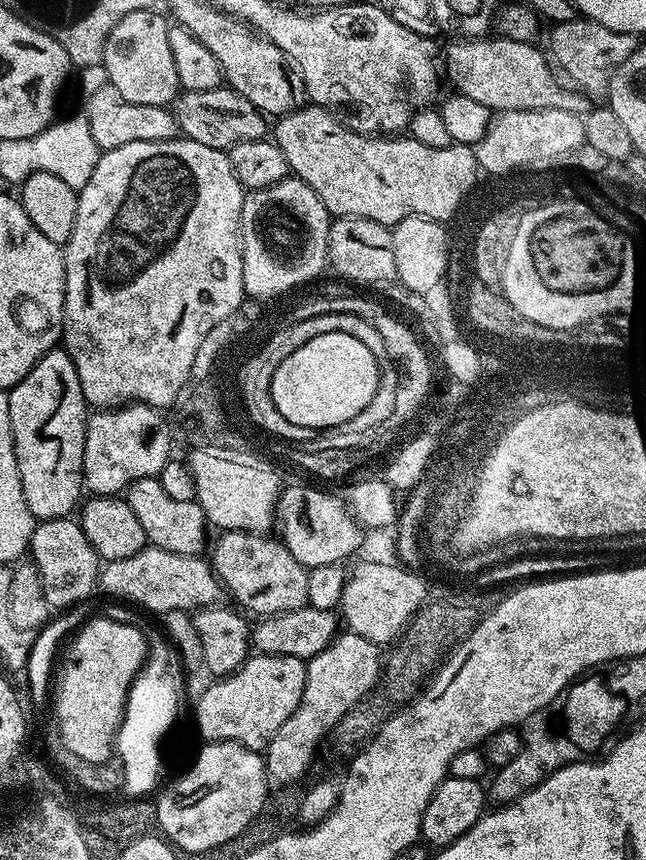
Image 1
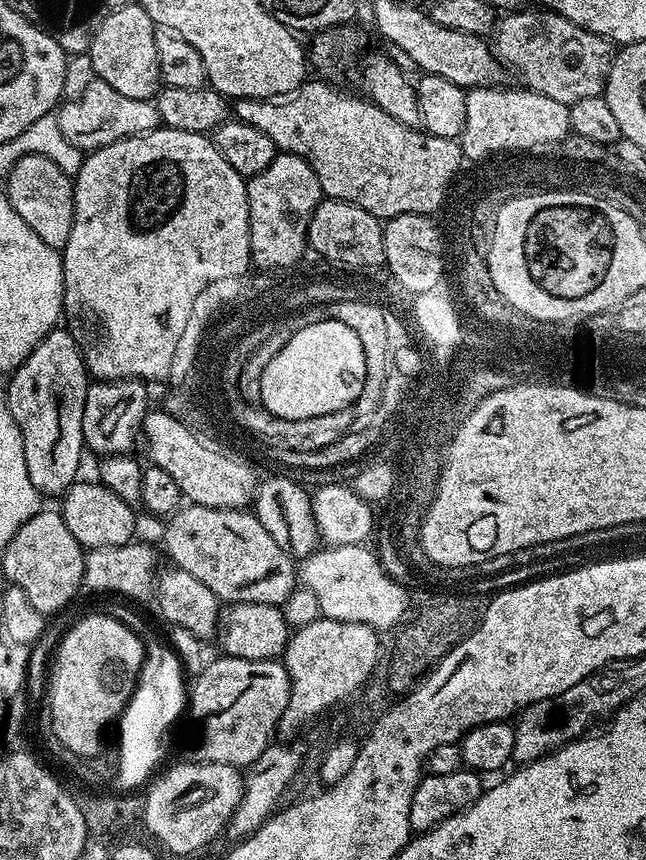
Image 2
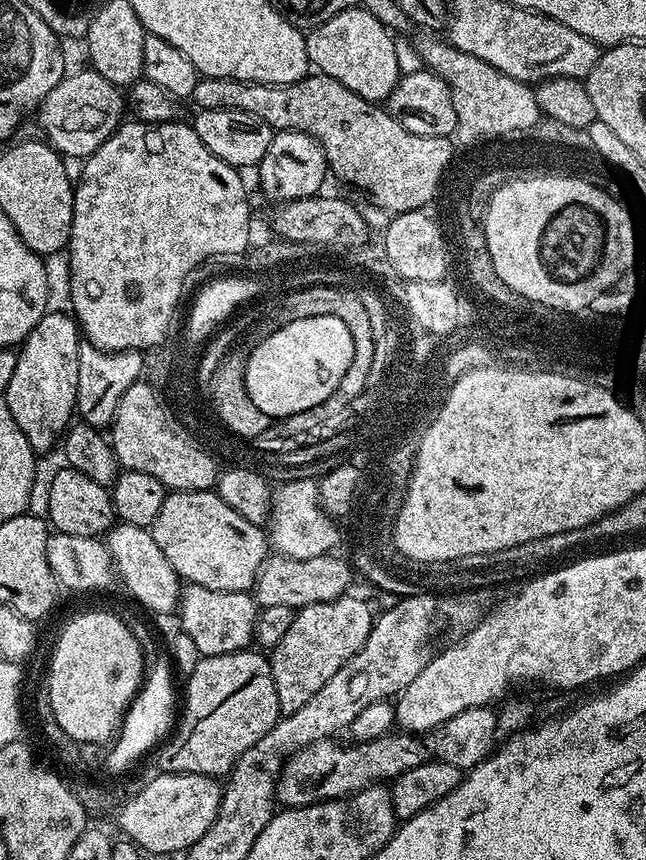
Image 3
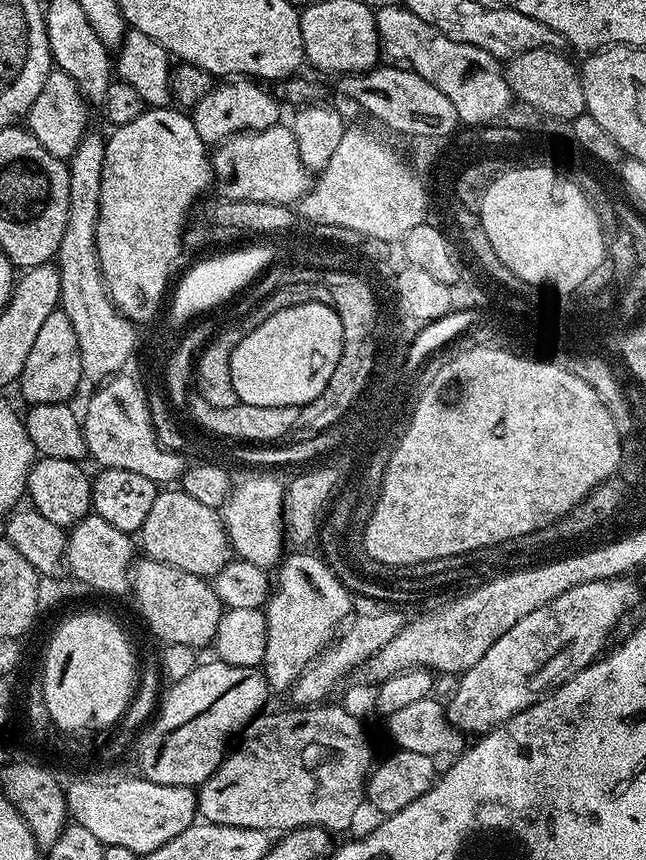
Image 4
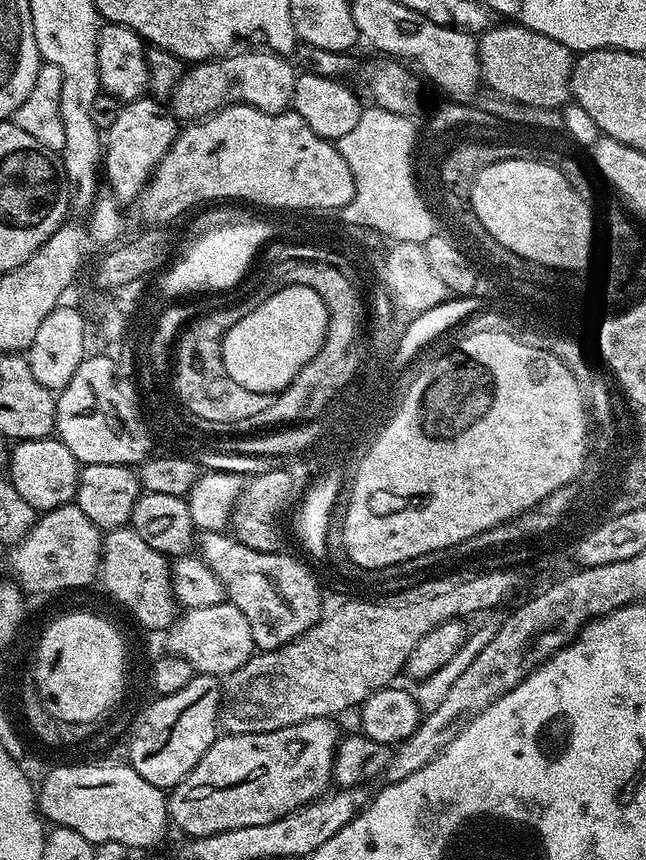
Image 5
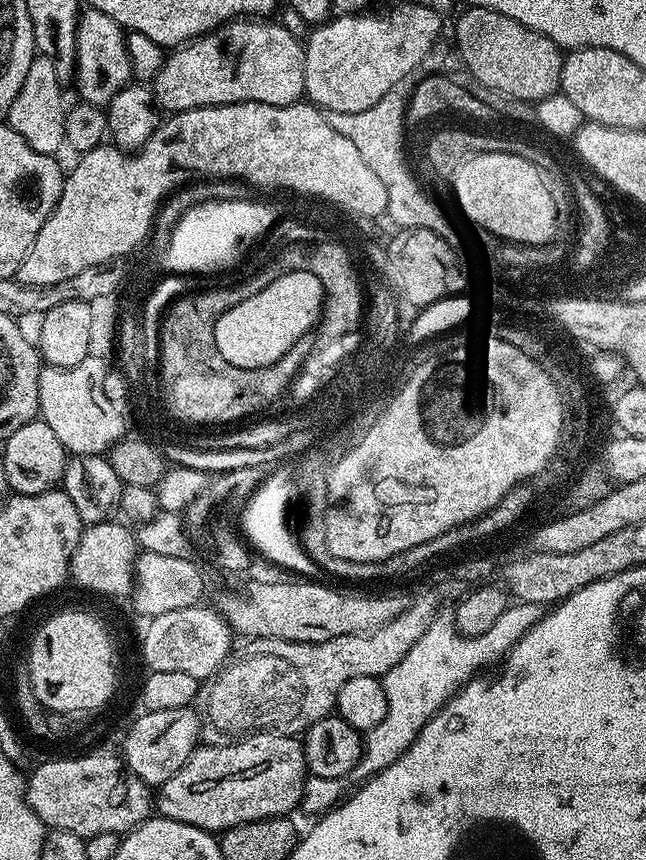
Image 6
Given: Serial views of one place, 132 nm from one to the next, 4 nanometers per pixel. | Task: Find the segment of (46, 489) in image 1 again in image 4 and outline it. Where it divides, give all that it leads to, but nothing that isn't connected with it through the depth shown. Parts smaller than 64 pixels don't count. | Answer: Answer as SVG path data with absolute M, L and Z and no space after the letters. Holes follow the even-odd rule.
M59 310L52 312L42 327L30 355L26 358L26 366L22 370L18 381L18 389L33 404L63 404L71 401L76 387L82 381L80 370L80 355L78 354L78 334L74 334L74 326L70 326L70 318Z

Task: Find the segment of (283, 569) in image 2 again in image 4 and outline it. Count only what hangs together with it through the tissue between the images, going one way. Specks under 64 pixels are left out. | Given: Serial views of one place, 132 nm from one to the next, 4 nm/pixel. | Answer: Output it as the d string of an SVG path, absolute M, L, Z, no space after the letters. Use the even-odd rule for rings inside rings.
M179 490L157 491L154 507L140 527L138 544L145 557L205 578L216 576L234 556L221 513Z

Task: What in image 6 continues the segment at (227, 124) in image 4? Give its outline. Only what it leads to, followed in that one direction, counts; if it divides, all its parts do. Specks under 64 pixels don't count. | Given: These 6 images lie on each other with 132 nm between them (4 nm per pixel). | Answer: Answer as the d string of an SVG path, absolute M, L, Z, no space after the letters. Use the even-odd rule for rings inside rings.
M237 18L229 20L227 24L221 24L219 28L206 36L197 36L188 43L179 45L175 50L169 51L164 57L164 64L158 70L156 79L151 81L150 87L154 93L154 100L161 109L165 108L165 113L185 112L195 108L221 108L223 104L241 104L242 102L258 102L259 104L269 104L270 106L286 106L297 103L304 96L304 44L301 37L290 34L278 22L267 24L264 18Z

